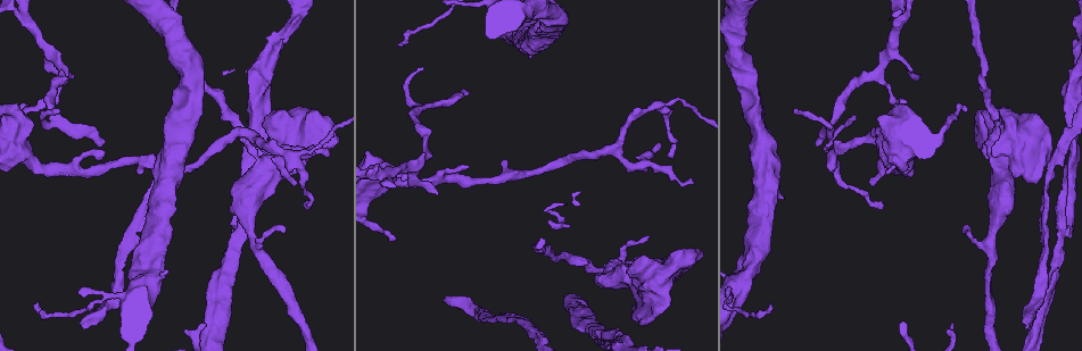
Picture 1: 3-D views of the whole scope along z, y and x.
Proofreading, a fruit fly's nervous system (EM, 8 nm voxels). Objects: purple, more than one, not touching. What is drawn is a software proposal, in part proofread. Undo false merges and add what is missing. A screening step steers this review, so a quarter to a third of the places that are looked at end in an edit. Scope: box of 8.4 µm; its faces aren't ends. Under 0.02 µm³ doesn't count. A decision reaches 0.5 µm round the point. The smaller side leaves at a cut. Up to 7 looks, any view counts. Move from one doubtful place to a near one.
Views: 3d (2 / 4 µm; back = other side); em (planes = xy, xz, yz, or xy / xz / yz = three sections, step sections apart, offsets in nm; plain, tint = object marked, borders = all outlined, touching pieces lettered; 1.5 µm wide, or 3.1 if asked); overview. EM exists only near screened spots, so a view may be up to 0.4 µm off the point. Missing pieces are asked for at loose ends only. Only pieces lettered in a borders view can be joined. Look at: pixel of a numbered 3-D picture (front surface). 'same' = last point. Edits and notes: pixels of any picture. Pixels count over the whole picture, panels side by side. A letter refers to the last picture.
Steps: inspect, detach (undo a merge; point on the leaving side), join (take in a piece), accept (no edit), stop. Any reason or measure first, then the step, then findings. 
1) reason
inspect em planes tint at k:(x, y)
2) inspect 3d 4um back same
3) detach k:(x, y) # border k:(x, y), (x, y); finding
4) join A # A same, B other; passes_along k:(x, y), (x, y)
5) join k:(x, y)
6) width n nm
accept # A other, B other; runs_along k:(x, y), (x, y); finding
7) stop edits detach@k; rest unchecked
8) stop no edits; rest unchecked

thin end
inspect 3d 2um at 1:(284, 227)

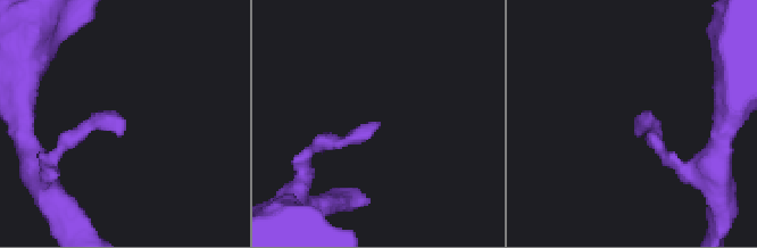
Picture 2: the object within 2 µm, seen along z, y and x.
inspect em xz step 4 tint at 2:(636, 118)

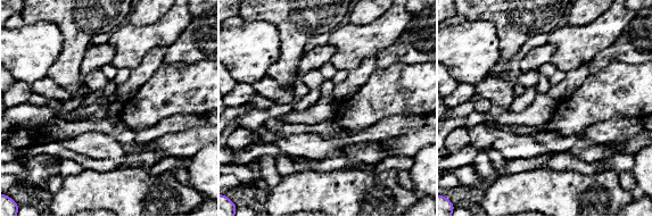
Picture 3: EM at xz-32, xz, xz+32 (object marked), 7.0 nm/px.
cut it another way
inspect em planes borders same

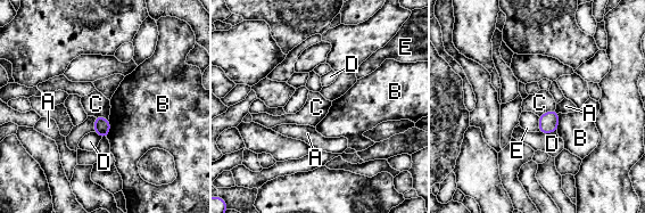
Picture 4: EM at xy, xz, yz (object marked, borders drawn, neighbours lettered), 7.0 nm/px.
accept # A other, B other, C other, D other, E other; none of them fits

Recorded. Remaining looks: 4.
branch stops here
inspect 3d 2um at 1:(819, 145)

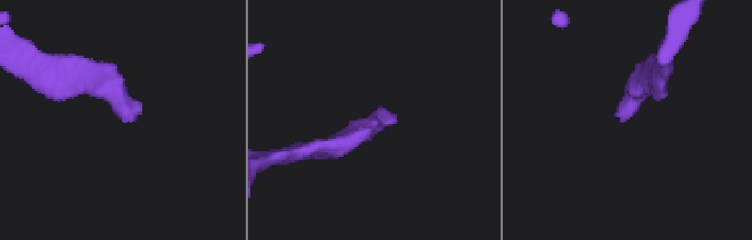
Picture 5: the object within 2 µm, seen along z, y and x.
shape alone is not enough
inspect em planes borders at 5:(625, 121)

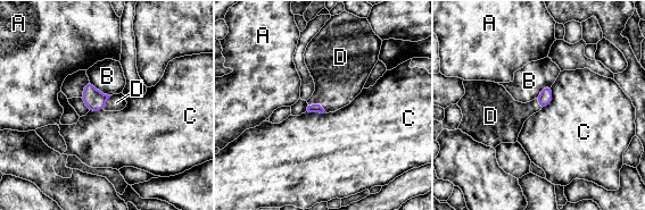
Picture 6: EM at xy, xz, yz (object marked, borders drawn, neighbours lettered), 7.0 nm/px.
join D # A other, B other, C other, D same; passes_along 6:(309, 108), (316, 104), (339, 77); the neuron continues

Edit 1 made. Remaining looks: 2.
sudden change in width
inspect em xy step 4 tint at 1:(41, 105)

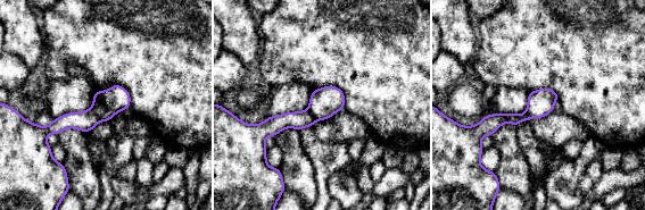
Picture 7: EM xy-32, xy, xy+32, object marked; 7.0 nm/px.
see the neighbours
inspect em xy step 4 borders same

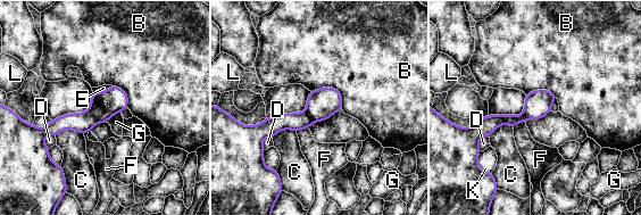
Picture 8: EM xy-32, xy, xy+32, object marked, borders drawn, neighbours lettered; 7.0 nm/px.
detach 8:(103, 105) # B other, C other, D other, E other, F other, G other, K other, L other; two neurons meet here

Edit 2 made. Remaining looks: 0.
stop edits join@6, detach@8; rest unchecked

